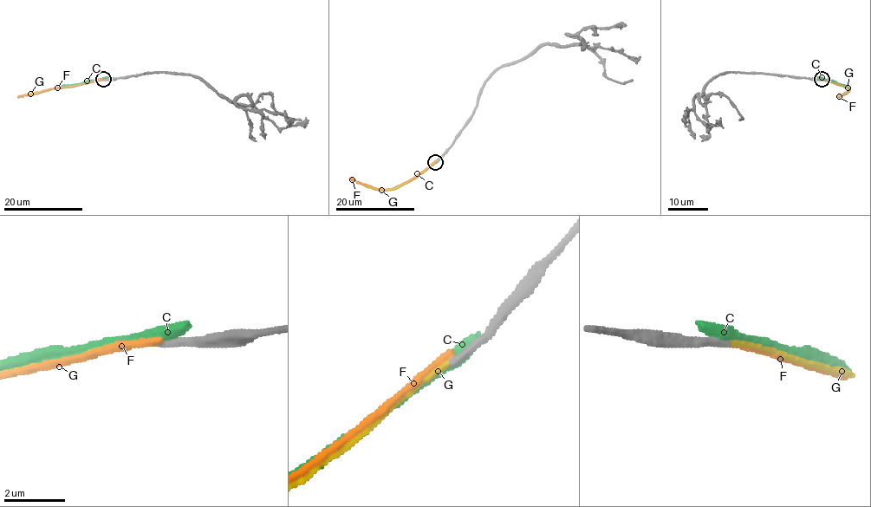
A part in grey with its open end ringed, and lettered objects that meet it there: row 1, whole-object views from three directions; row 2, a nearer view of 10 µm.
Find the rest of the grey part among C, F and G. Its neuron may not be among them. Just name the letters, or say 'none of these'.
G

